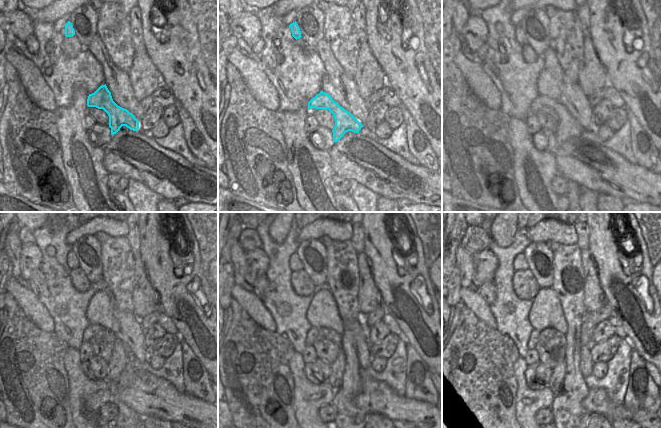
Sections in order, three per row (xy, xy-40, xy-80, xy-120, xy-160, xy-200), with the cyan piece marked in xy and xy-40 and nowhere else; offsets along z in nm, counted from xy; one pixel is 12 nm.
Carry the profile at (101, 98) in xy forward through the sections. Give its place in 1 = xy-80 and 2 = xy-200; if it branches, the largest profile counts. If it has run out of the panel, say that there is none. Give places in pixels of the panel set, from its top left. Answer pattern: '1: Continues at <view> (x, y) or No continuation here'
1: Continues at xy-80 (568, 127)
2: Continues at xy-200 (555, 383).

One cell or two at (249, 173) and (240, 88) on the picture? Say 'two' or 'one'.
one

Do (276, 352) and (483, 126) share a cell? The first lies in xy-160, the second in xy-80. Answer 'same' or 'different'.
same

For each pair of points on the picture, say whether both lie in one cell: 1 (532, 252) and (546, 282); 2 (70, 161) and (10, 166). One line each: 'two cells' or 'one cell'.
1: one cell
2: two cells

